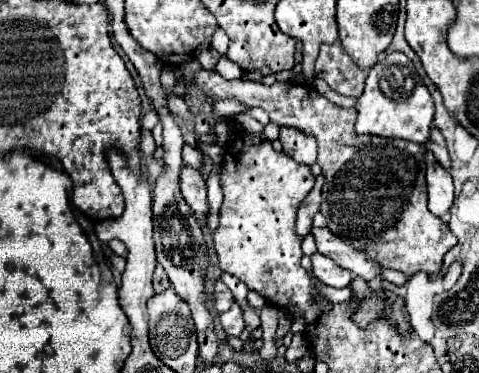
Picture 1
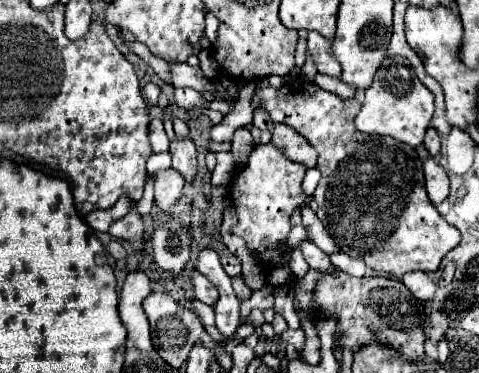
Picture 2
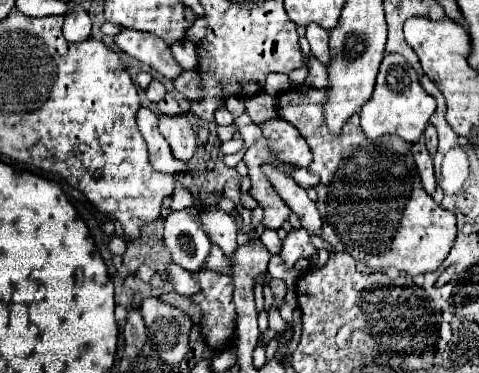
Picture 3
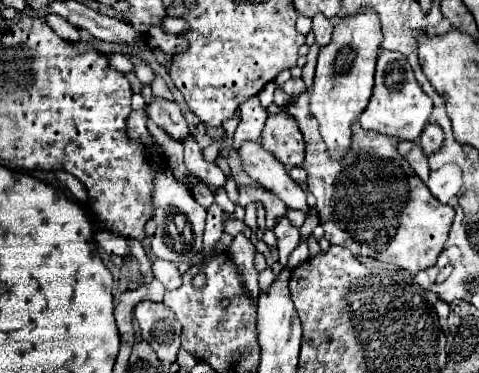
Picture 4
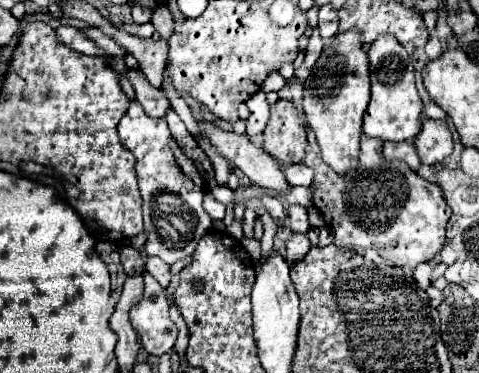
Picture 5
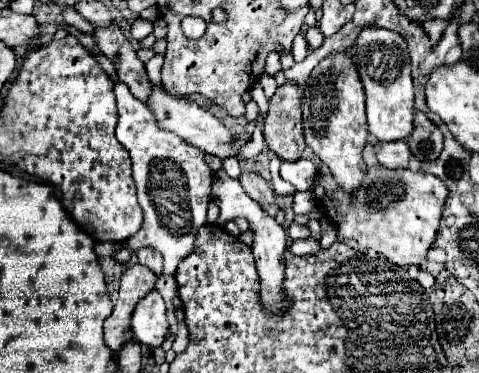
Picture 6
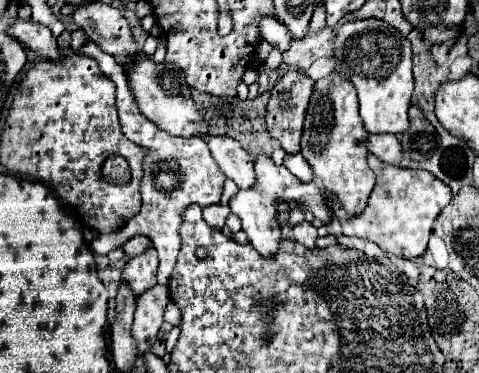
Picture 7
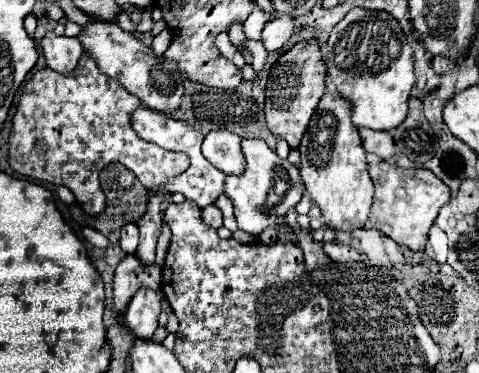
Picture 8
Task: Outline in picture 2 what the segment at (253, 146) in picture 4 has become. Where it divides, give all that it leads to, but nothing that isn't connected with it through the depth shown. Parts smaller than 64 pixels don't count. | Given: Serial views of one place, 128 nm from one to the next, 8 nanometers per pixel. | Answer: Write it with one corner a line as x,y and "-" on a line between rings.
304,206
304,208
302,208
302,222
304,222
304,226
306,226
308,240
310,240
310,242
314,242
322,252
326,252
328,256
332,256
332,254
340,252
338,244
330,238
330,234
326,232
326,228
324,228
324,226
322,226
322,222
318,220
318,216
316,216
308,206

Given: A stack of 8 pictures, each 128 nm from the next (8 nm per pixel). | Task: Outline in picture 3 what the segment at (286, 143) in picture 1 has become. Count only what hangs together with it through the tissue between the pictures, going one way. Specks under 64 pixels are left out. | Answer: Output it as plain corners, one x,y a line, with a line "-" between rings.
274,118
262,126
262,132
268,140
268,148
280,162
304,168
312,162
312,152
308,144
290,122

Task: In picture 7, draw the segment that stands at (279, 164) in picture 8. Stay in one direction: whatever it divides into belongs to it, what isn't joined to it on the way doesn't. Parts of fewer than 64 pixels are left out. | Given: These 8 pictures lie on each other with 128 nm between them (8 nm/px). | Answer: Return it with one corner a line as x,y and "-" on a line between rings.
260,156
254,162
254,168
258,170
258,186
250,188
250,190
238,190
228,206
232,210
232,214
236,214
242,220
242,230
248,234
250,244
260,252
260,256
264,258
272,258
278,252
278,244
282,240
282,232
280,226
276,224
276,206
274,202
286,200
286,202
302,202
304,206
308,206
308,210
314,214
314,218
320,218
324,224
328,224
332,220
332,210
326,204
324,194
320,192
320,188
314,182
300,182
294,174
290,174
284,166
276,166
268,156

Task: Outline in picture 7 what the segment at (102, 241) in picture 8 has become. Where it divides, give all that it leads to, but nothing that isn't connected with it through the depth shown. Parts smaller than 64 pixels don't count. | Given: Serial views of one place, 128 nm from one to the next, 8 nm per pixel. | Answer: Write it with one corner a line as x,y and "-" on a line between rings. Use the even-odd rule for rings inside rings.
88,42
86,46
80,48
86,56
94,58
100,66
100,70
104,72
104,76
108,76
114,84
116,84
116,108
118,108
118,116
120,116
120,126
122,132
128,140
132,140
134,144
146,148
146,156
144,156
144,174
142,174
142,184
140,184
140,194
142,194
142,210
120,230
120,232
112,232
112,234
102,234
96,236
90,242
90,248
104,256
110,250
124,246
124,240
144,234
152,240
154,248
158,250
158,282
160,284
168,284
174,264
176,264
176,256
180,252
180,220
184,214
184,208
188,208
188,204
198,204
200,208
210,206
220,202
222,196
222,188
224,188
224,180
226,176
220,172
220,168
216,168
210,150
206,146
206,142
202,138
178,138
178,136
170,136
166,132
162,132
160,128
156,128
140,110
136,104
136,98
128,86
128,78
124,74
124,68
120,68
120,64
108,56
106,52
102,52
94,42
-
160,172
176,172
176,184
170,190
158,190
156,188
156,174

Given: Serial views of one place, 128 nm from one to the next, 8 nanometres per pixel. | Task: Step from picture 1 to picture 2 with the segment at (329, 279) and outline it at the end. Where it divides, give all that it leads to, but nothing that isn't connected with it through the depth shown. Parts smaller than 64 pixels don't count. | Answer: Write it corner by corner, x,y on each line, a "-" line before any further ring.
306,240
306,242
300,244
300,248
302,248
304,258
306,258
306,262
308,262
308,266
312,270
318,270
320,274
332,274
334,272
334,266
332,266
330,258
316,244
312,244
310,240

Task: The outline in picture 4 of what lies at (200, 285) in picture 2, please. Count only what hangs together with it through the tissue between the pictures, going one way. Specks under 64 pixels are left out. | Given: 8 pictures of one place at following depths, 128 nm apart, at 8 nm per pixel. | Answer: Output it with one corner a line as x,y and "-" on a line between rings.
154,260
152,262
152,272
166,286
166,290
176,290
180,280
182,280
182,274
178,272
176,264
166,262
166,260

